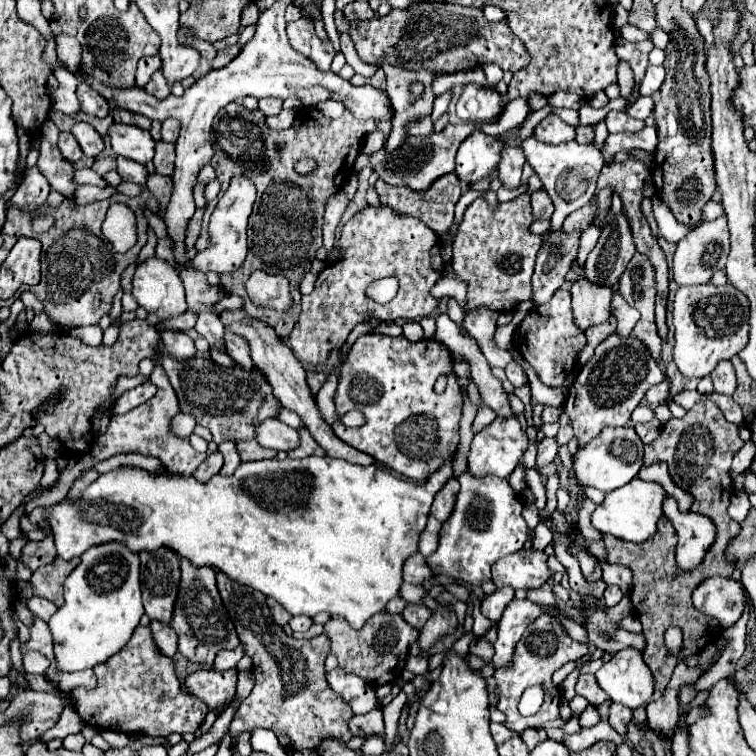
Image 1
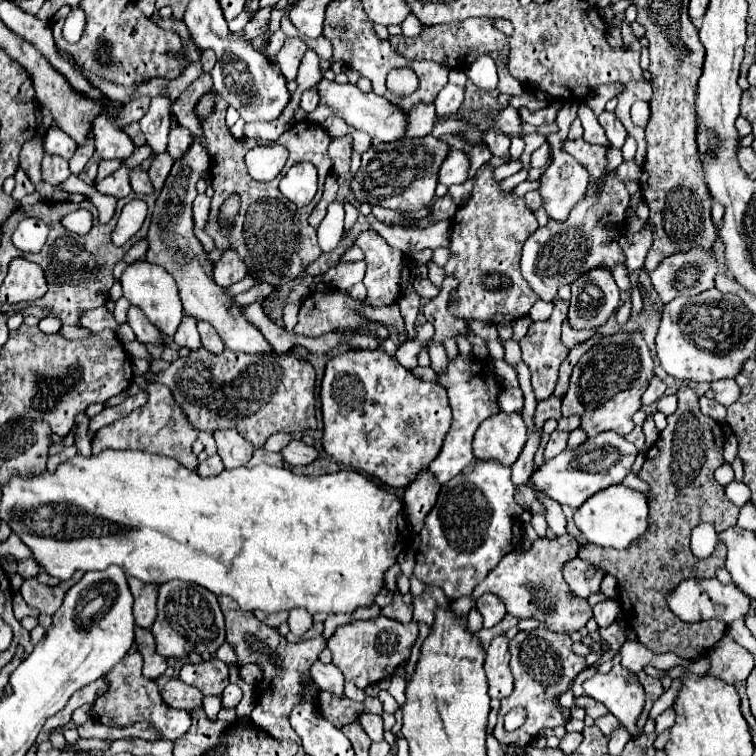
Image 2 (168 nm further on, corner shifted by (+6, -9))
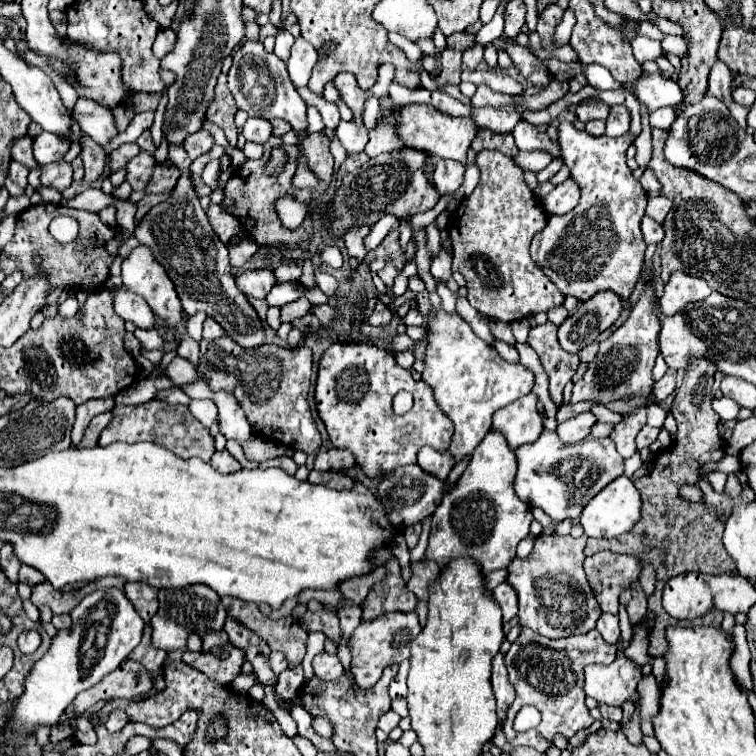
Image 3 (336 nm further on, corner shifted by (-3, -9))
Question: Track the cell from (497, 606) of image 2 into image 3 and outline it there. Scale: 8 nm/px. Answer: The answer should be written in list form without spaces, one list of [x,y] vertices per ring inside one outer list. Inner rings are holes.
[[[506,582],[500,584],[500,586],[492,592],[492,598],[494,598],[496,604],[502,608],[502,612],[504,612],[504,622],[510,622],[510,620],[518,614],[516,594],[514,594],[514,590],[512,590]]]

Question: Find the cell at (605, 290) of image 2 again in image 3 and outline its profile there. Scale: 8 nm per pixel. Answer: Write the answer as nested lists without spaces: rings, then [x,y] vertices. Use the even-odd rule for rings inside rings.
[[[602,290],[580,302],[570,320],[564,320],[558,328],[560,346],[566,352],[578,352],[586,344],[594,342],[604,330],[608,330],[622,314],[622,298],[612,290]]]

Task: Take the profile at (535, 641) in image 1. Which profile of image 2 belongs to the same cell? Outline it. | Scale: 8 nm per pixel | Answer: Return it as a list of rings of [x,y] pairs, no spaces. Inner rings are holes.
[[[535,628],[529,632],[519,632],[515,638],[511,638],[511,672],[515,678],[515,690],[511,696],[501,700],[501,710],[497,716],[497,726],[493,730],[493,736],[505,744],[505,746],[527,746],[531,744],[541,730],[555,728],[567,722],[563,712],[557,708],[557,700],[563,692],[573,688],[573,682],[579,672],[587,668],[587,662],[583,656],[575,654],[571,648],[573,640],[567,634],[555,634],[547,628]],[[525,706],[527,708],[527,722],[515,730],[505,732],[503,730],[503,716],[515,708]]]

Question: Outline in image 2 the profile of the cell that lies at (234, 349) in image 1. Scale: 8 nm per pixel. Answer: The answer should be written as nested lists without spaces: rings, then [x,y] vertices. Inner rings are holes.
[[[203,320],[197,322],[197,328],[199,328],[199,334],[201,334],[201,344],[203,344],[207,350],[219,354],[219,352],[223,350],[223,342],[221,342],[217,330],[215,330],[209,322],[203,322]]]

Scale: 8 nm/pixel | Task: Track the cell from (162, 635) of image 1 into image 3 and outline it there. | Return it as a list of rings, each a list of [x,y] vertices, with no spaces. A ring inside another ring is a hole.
[[[146,626],[146,628],[144,628],[142,642],[132,650],[130,660],[136,660],[136,662],[140,662],[140,664],[146,668],[146,672],[150,674],[150,678],[152,678],[152,682],[154,682],[154,688],[160,692],[160,690],[164,688],[162,668],[164,668],[164,662],[166,662],[166,656],[168,656],[168,654],[152,646],[150,634],[152,634],[152,628]]]

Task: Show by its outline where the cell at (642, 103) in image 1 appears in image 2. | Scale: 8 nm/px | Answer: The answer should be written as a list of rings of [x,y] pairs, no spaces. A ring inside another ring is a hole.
[[[635,102],[631,108],[631,118],[637,126],[647,126],[649,122],[649,102]]]

